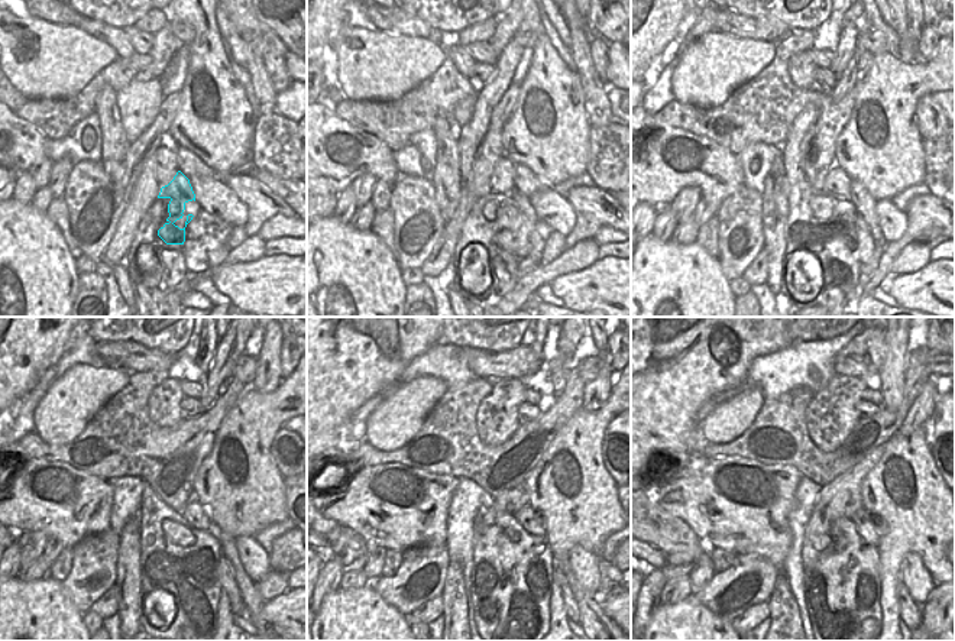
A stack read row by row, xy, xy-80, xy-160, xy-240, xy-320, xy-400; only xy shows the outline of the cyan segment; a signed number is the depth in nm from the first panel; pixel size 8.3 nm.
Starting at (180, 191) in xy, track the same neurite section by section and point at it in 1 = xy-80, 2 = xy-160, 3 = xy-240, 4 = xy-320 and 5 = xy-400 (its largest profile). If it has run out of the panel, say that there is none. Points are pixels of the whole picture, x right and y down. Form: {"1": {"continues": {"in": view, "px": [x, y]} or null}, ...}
{"1": {"continues": {"in": "xy-80", "px": [514, 229]}}, "2": {"continues": {"in": "xy-160", "px": [866, 243]}}, "3": {"continues": {"in": "xy-240", "px": [227, 582]}}, "4": {"continues": {"in": "xy-320", "px": [572, 609]}}, "5": {"continues": {"in": "xy-400", "px": [909, 611]}}}

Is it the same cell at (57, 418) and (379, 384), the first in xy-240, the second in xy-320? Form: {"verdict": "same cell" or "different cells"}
{"verdict": "different cells"}

